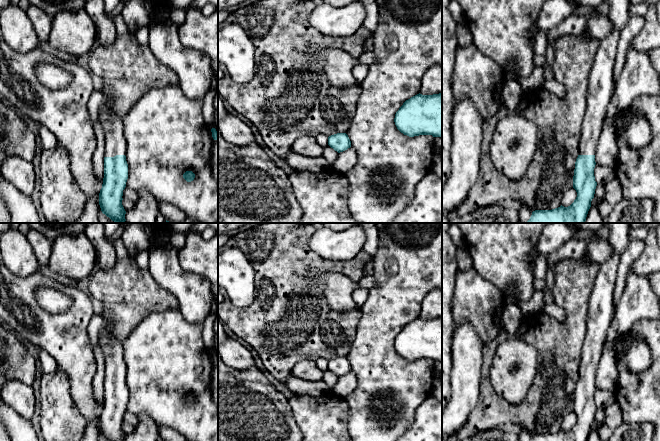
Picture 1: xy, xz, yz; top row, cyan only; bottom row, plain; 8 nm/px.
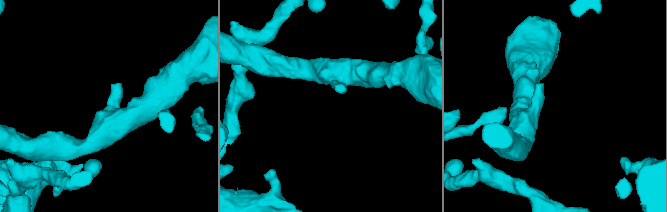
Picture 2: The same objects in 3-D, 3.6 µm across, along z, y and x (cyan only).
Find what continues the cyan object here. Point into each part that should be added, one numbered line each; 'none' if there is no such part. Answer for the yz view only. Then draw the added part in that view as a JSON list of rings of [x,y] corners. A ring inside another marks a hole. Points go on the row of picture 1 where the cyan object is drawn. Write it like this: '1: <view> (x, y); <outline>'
1: yz (601, 83); [[[606,0],[612,31],[600,40],[591,68],[588,84],[587,108],[581,126],[579,155],[595,155],[607,106],[614,88],[613,70],[621,32],[631,14],[629,0]]]

